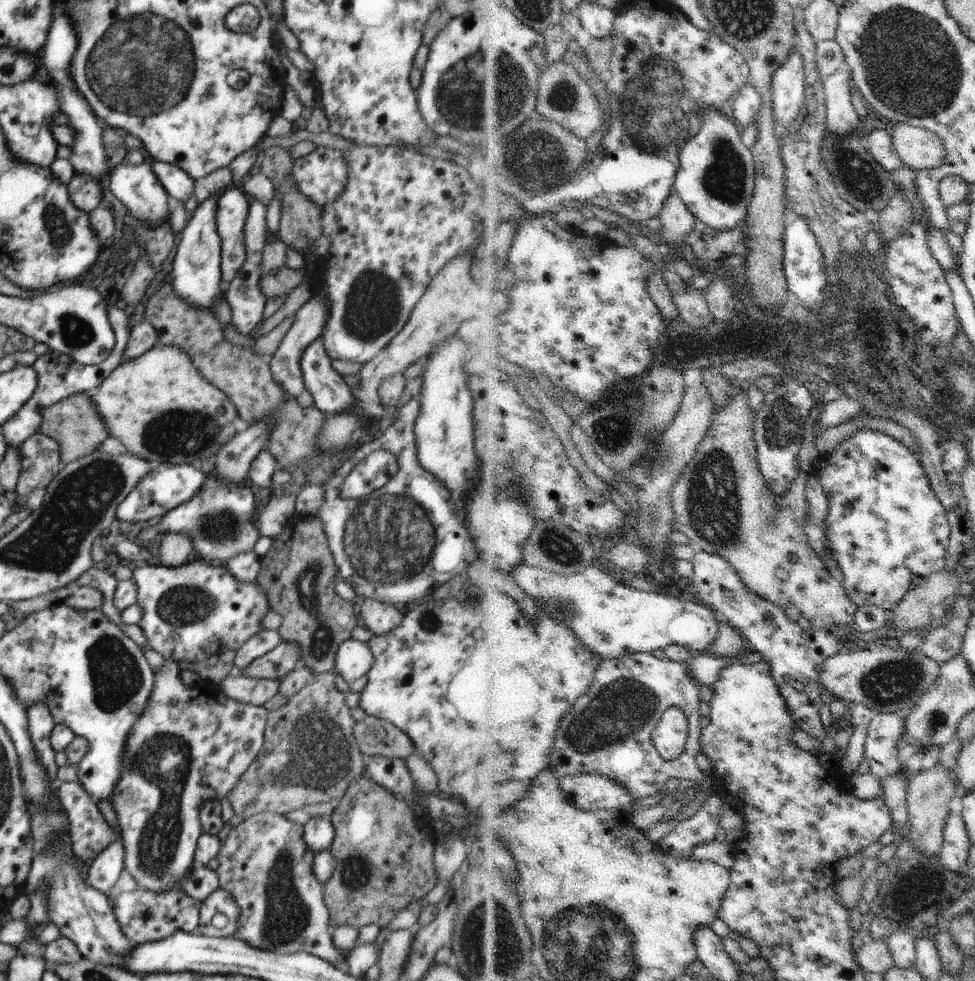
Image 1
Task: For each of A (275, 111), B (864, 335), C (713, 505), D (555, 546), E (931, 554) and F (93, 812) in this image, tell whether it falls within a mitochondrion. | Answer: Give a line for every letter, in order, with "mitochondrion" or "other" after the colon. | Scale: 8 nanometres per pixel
A: other
B: mitochondrion
C: mitochondrion
D: mitochondrion
E: other
F: other

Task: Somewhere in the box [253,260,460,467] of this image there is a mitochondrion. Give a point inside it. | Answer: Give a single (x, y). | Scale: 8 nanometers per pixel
(372, 303)

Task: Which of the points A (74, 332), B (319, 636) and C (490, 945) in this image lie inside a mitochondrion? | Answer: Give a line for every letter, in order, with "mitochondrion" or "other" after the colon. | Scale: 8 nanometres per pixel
A: mitochondrion
B: mitochondrion
C: mitochondrion

